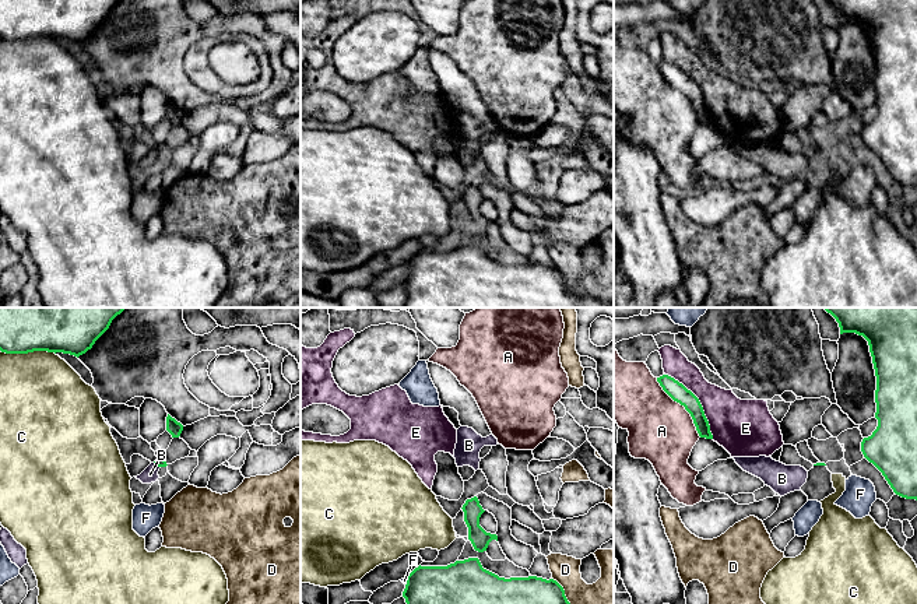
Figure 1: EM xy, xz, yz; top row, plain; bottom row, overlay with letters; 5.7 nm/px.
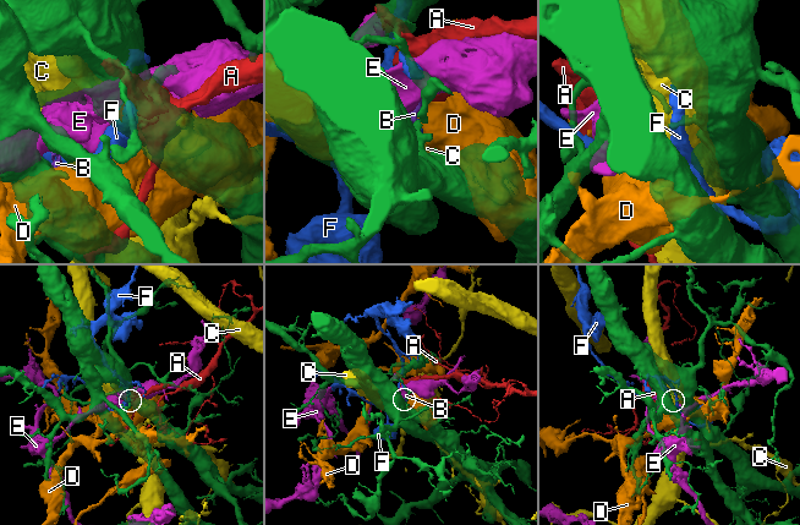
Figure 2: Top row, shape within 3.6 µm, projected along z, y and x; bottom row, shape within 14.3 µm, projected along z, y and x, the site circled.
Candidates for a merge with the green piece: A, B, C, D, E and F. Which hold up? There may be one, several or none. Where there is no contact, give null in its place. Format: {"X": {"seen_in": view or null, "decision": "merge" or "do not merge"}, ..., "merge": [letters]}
{"A": {"seen_in": "yz", "decision": "do not merge"}, "B": {"seen_in": "xy", "decision": "do not merge"}, "C": {"seen_in": "xy", "decision": "do not merge"}, "D": {"seen_in": "xz", "decision": "do not merge"}, "E": {"seen_in": "yz", "decision": "do not merge"}, "F": {"seen_in": "xz", "decision": "do not merge"}, "merge": []}

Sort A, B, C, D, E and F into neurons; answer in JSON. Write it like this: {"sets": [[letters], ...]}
{"sets": [["A"], ["B"], ["C"], ["D"], ["E"], ["F"]]}

